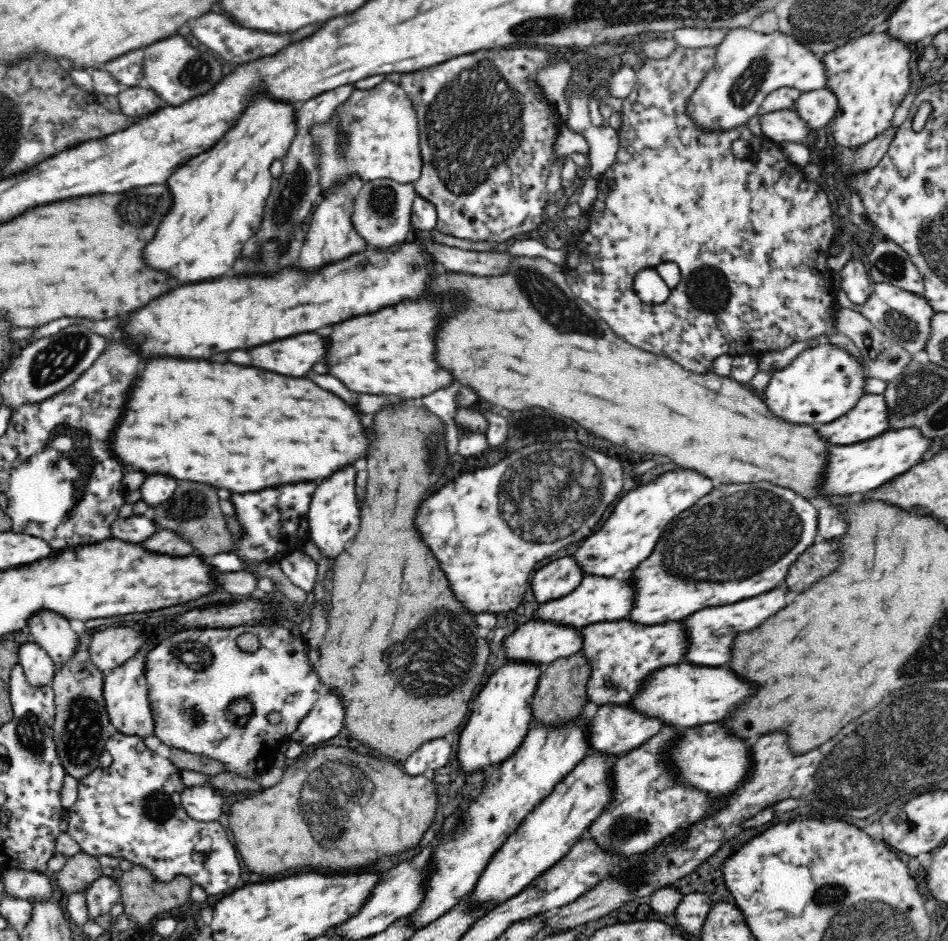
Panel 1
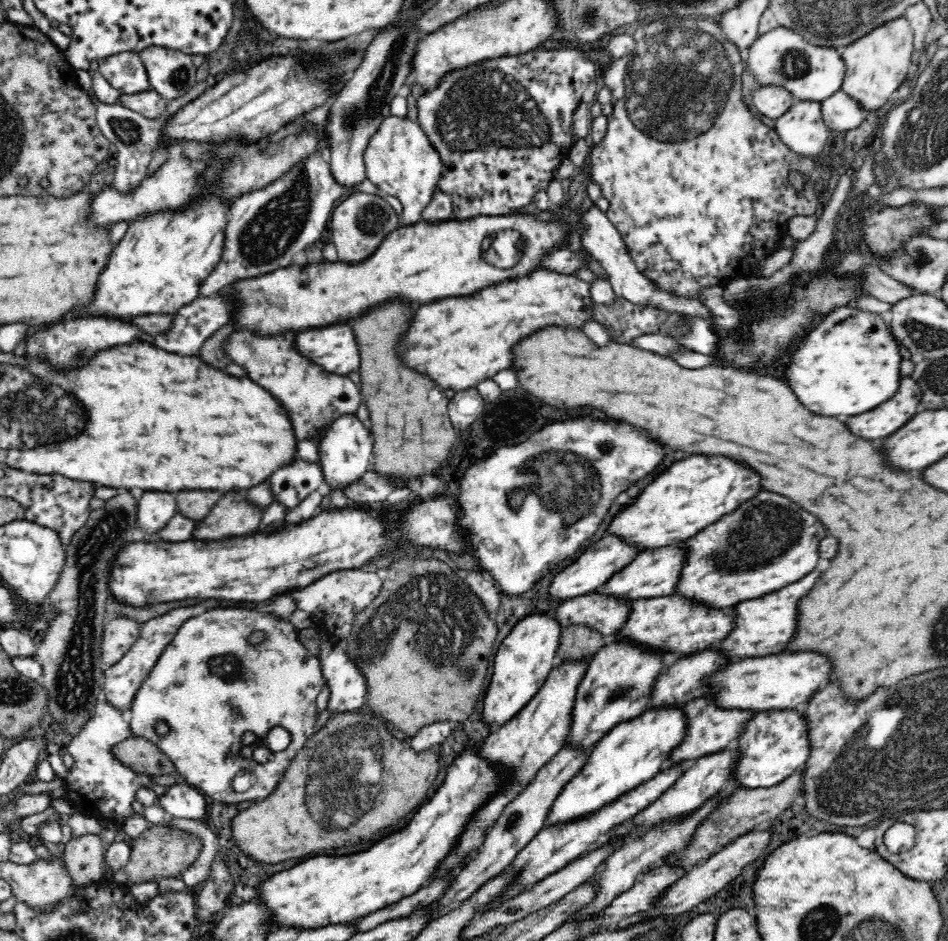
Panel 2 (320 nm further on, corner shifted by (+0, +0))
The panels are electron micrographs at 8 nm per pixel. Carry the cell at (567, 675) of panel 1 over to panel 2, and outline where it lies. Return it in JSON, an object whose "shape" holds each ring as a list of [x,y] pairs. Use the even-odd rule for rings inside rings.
{"shape":[[[570,624],[561,630],[557,661],[593,656],[607,638],[585,624]]]}

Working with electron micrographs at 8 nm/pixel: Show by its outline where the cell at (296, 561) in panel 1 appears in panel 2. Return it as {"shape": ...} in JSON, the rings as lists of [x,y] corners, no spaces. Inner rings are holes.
{"shape":[[[323,641],[319,653],[322,672],[330,686],[328,708],[334,712],[354,712],[366,704],[366,681],[341,644]]]}

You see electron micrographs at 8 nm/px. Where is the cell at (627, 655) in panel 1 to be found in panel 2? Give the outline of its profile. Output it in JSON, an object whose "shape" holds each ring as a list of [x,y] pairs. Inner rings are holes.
{"shape":[[[676,593],[631,600],[631,605],[630,616],[616,637],[631,638],[646,648],[672,652],[675,656],[692,654],[721,642],[732,632],[736,618],[734,606],[710,608],[709,604],[692,602],[692,599]]]}

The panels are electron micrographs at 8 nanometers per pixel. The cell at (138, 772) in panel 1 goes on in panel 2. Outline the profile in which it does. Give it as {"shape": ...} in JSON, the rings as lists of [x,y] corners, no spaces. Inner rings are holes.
{"shape":[[[106,700],[99,701],[90,720],[80,728],[66,750],[74,758],[74,764],[65,776],[65,795],[69,798],[77,812],[94,815],[101,821],[124,823],[133,814],[132,801],[135,800],[138,788],[152,788],[151,775],[144,775],[124,767],[110,753],[118,742],[129,739],[130,723],[127,713],[118,710]]]}

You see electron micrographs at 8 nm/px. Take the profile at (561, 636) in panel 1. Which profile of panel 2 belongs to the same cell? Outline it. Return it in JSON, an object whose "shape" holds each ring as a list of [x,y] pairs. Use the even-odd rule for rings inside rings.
{"shape":[[[597,590],[566,599],[556,609],[555,618],[563,627],[585,624],[609,639],[624,628],[631,608],[631,600],[622,600]]]}

